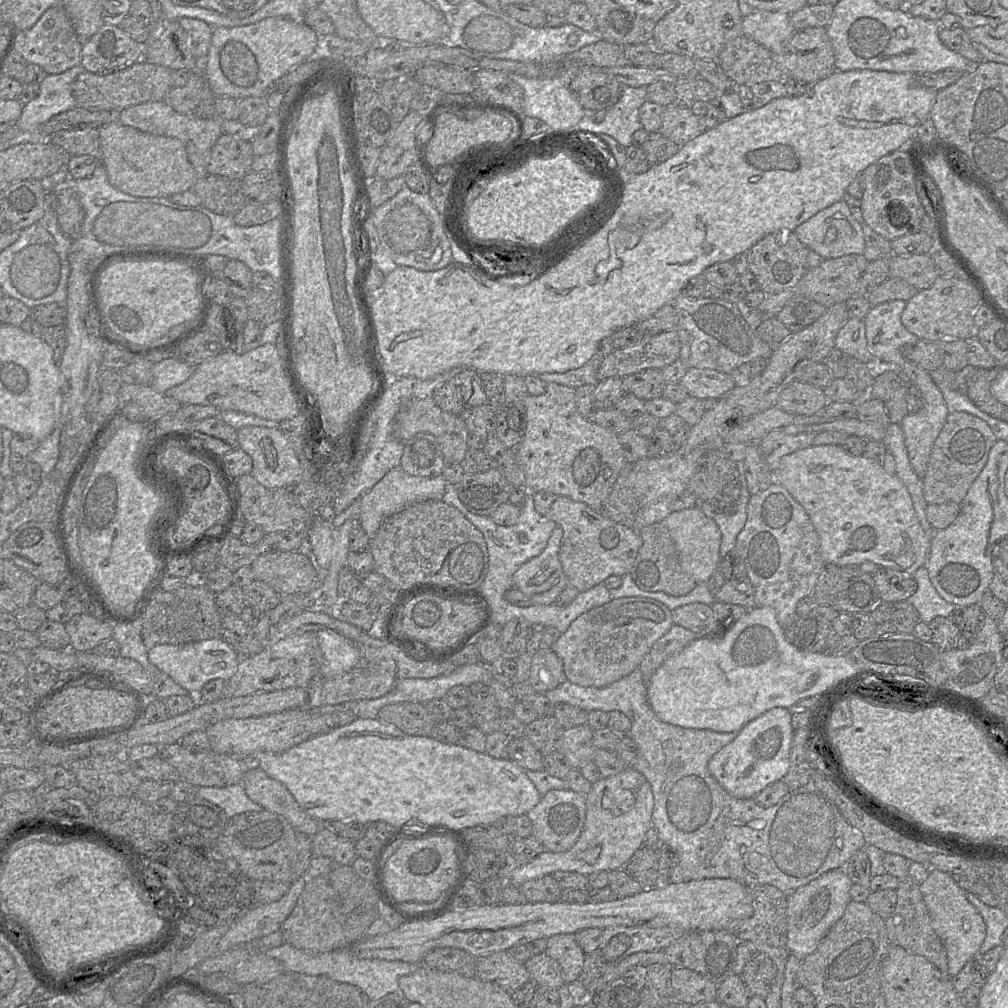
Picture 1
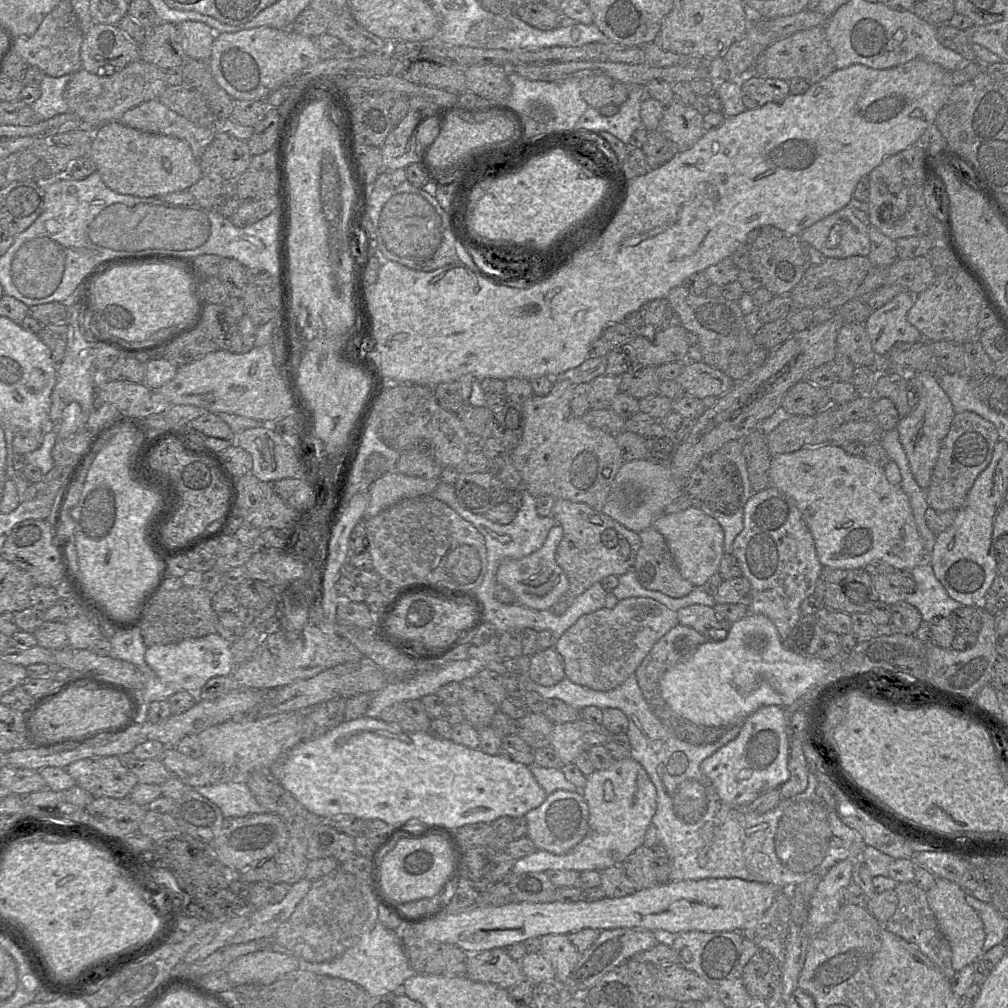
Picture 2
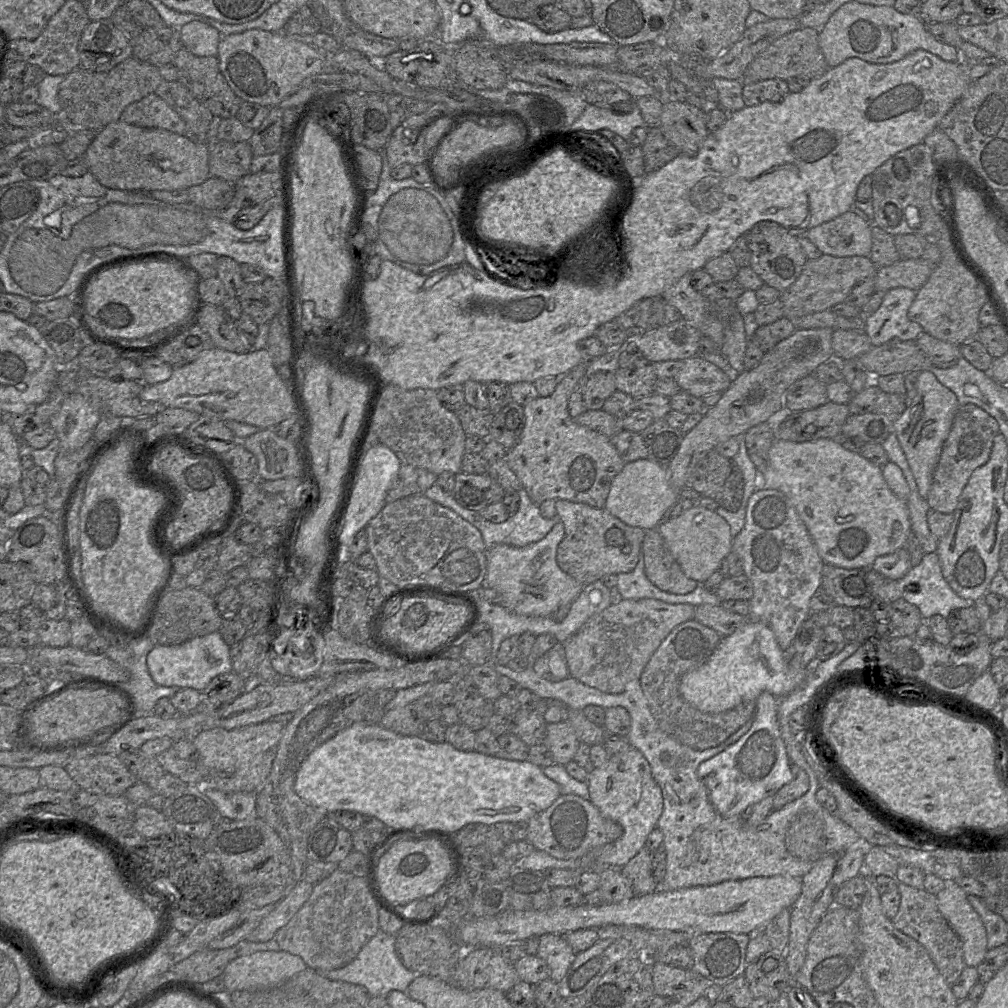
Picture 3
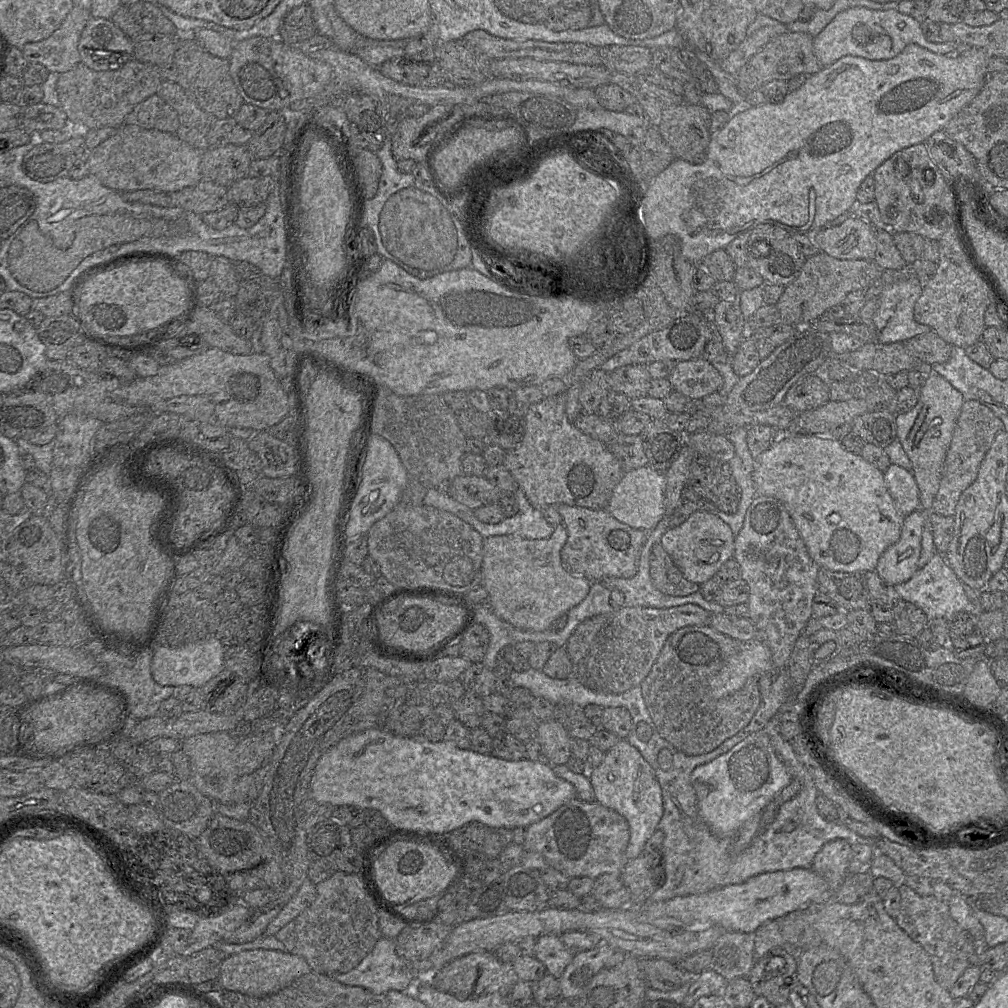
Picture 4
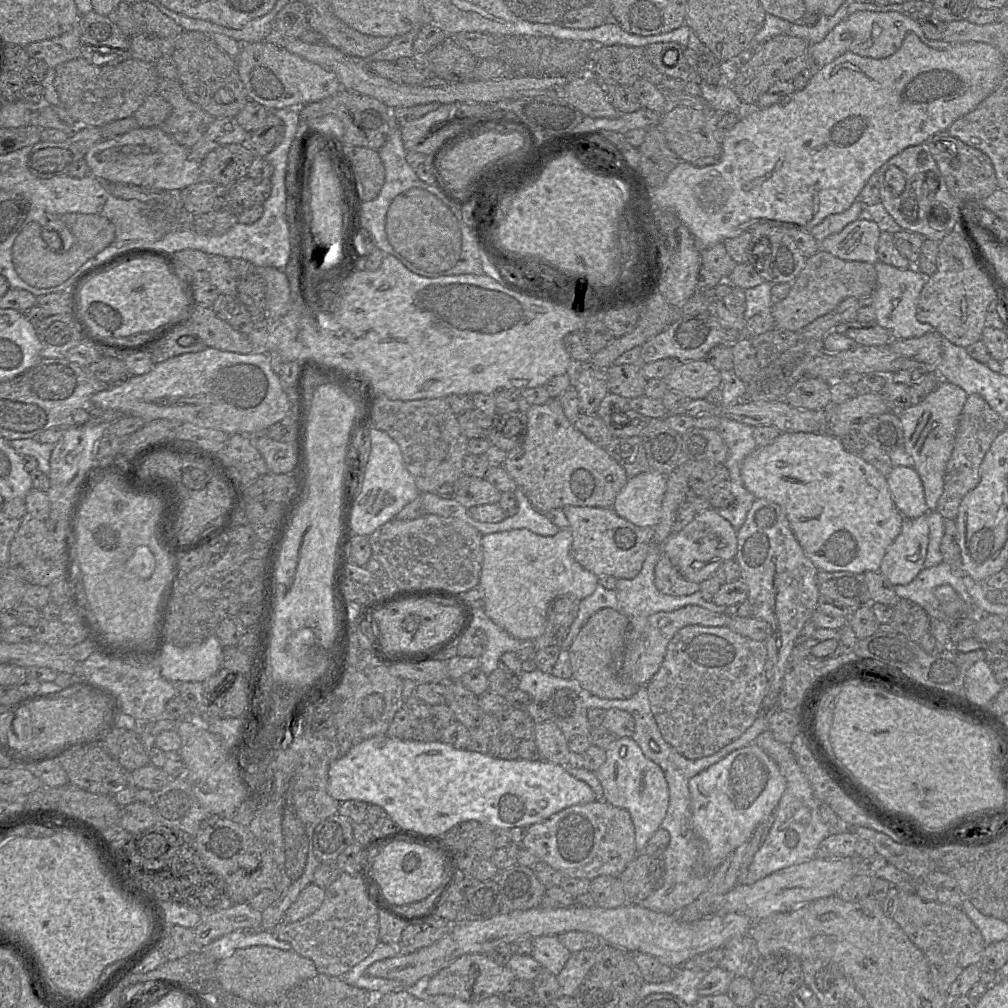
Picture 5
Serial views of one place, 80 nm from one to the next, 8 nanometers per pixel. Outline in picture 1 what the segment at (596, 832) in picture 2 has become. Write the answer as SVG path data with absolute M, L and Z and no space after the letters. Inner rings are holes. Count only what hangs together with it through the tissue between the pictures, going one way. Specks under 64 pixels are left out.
M626 766L615 775L602 777L591 784L585 795L585 821L575 844L563 852L542 851L510 873L506 882L520 885L556 871L589 875L596 871L623 869L634 852L643 845L644 836L652 826L653 806L650 784L633 766Z

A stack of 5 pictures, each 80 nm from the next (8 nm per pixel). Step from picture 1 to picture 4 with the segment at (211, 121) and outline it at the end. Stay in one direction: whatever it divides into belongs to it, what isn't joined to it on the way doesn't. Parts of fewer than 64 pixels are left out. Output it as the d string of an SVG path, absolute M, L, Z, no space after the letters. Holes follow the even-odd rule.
M154 94L139 103L125 118L128 125L175 133L180 125L177 112Z

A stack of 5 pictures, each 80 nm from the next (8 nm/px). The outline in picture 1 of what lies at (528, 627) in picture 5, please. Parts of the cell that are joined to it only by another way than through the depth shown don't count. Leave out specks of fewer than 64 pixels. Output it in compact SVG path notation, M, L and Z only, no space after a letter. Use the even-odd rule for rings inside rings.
M556 527L542 553L522 564L513 575L513 587L528 596L532 604L554 603L566 585L559 561L562 536L562 529Z

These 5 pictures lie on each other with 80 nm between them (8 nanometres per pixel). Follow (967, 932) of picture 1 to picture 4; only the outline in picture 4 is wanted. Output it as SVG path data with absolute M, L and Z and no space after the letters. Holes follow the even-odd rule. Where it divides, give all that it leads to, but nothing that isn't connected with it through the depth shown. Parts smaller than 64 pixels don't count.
M954 893L947 904L951 917L974 938L976 942L977 964L979 964L979 956L986 948L989 948L986 947L985 930L982 924L974 916L971 908L967 905L966 897L963 895Z

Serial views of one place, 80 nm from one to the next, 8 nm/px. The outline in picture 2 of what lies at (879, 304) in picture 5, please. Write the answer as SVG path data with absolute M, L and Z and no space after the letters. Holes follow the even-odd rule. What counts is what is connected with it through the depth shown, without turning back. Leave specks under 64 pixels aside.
M904 290L873 310L864 322L872 349L878 356L885 356L896 343L924 340L917 328L907 321L914 297Z

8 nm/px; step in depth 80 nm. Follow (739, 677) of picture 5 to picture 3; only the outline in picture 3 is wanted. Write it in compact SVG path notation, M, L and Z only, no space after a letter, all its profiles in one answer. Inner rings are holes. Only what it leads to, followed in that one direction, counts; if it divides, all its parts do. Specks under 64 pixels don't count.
M695 620L686 621L675 627L665 638L639 678L650 712L660 729L678 743L697 751L704 751L723 743L753 718L756 708L756 701L748 701L721 713L703 713L680 695L679 683L682 676L704 664L716 649L721 638L715 630Z

